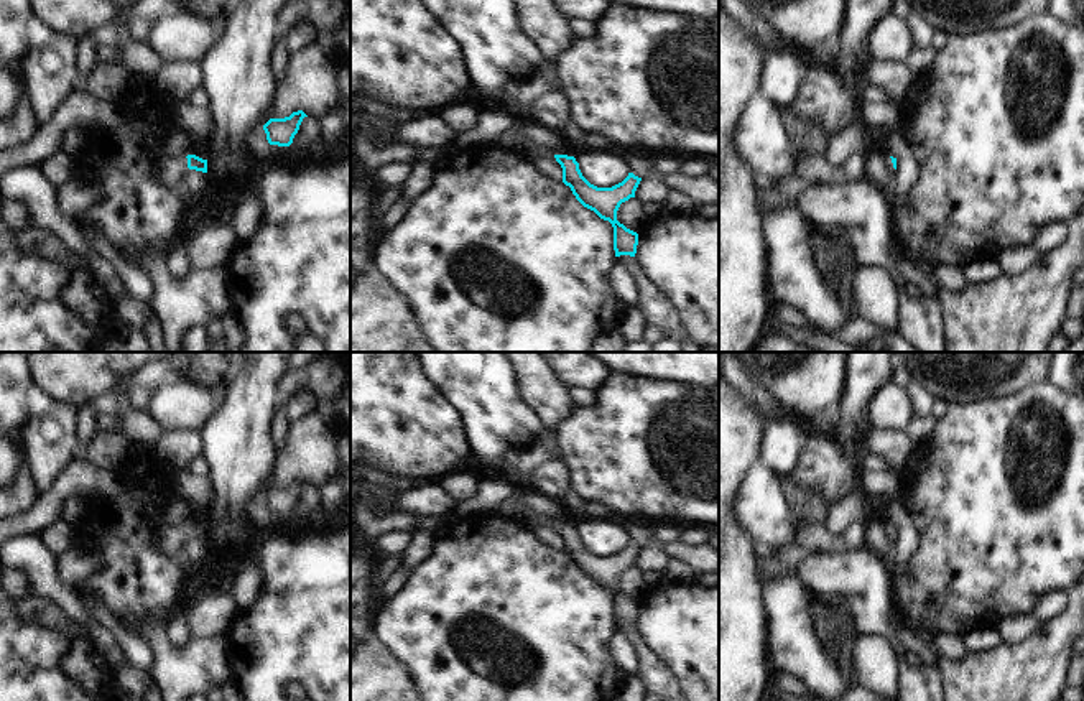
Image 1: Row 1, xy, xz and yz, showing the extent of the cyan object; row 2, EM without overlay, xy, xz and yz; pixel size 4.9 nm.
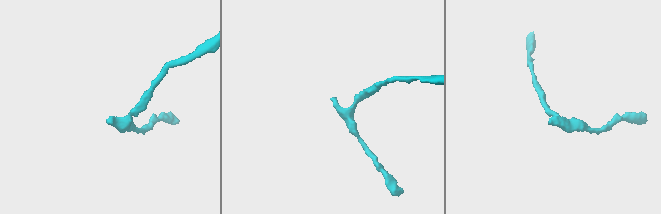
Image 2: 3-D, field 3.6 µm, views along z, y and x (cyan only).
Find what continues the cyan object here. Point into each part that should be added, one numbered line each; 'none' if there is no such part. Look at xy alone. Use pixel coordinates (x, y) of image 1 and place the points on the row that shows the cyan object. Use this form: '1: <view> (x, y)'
1: xy (168, 171)

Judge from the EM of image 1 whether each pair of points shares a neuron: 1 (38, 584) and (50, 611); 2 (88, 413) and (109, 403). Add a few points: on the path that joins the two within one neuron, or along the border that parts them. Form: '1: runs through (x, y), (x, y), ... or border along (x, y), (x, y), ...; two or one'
1: border along (28, 593), (48, 598), (71, 621); two
2: border along (94, 402), (97, 410); two

